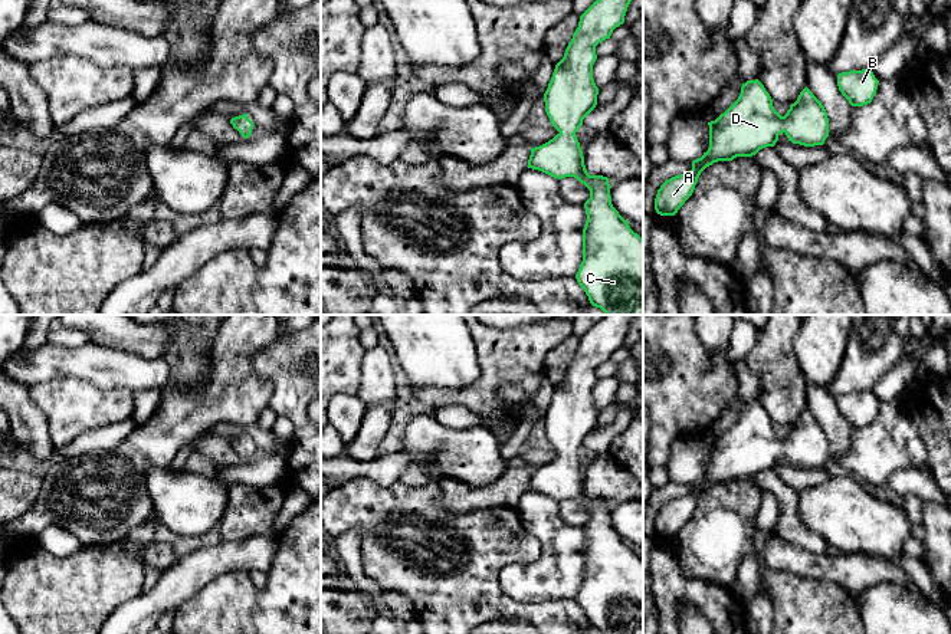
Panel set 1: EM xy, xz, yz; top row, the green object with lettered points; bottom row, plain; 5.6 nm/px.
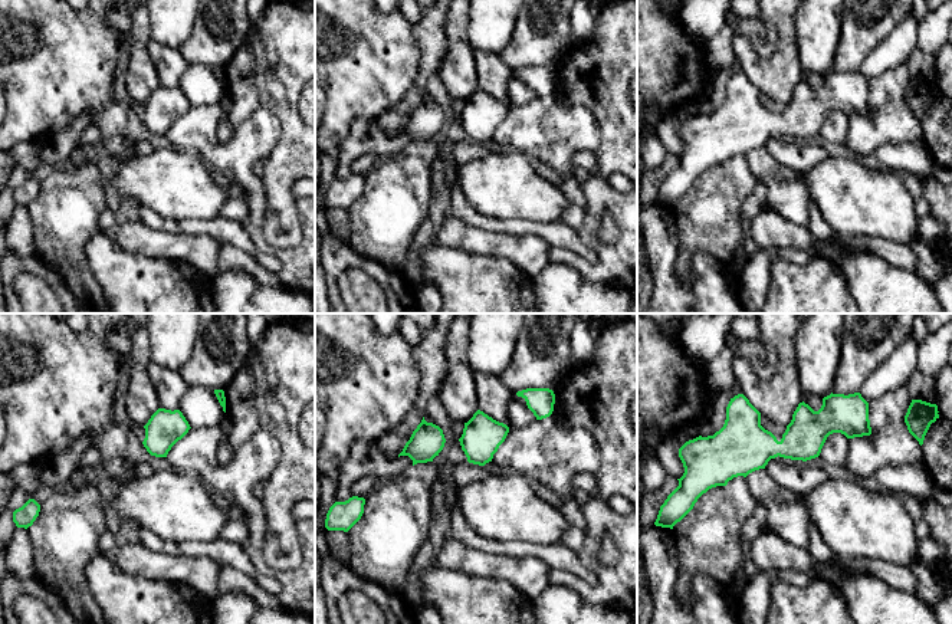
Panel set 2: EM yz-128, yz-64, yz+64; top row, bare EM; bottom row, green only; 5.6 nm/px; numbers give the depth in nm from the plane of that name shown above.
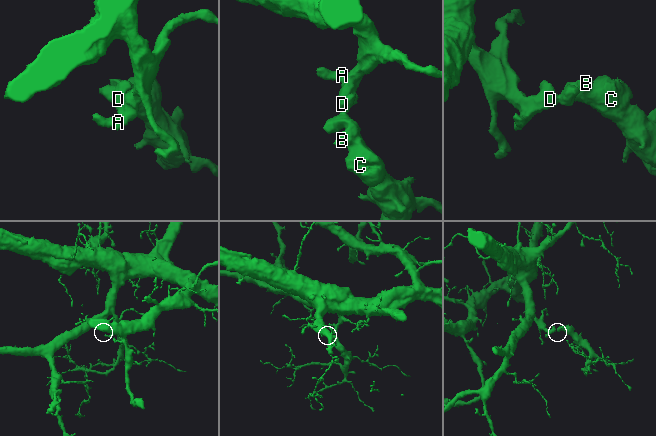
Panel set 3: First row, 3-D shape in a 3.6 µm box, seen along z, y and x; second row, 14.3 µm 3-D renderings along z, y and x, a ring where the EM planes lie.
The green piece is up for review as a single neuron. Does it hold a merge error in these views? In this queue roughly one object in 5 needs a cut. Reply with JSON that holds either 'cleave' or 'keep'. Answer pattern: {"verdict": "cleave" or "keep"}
{"verdict": "keep"}

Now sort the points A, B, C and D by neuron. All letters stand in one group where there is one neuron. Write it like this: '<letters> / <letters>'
A B C D

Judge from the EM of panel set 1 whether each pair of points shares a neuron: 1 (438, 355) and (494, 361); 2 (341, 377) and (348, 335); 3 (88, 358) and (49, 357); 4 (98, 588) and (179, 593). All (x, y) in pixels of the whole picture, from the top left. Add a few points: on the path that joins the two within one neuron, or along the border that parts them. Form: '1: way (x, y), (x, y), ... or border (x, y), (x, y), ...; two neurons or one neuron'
1: border (468, 329), (476, 354), (478, 378), (458, 388); two neurons
2: way (341, 367), (341, 345); one neuron
3: way (78, 358), (59, 358); one neuron
4: border (143, 593), (120, 604), (112, 611); two neurons

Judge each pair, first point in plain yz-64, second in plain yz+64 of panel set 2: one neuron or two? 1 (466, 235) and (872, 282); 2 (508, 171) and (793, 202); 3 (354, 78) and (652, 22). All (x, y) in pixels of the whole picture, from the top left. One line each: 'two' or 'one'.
1: two
2: two
3: one

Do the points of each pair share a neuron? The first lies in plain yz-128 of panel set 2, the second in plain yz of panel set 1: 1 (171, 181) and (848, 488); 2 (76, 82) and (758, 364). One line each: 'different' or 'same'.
1: same
2: different

